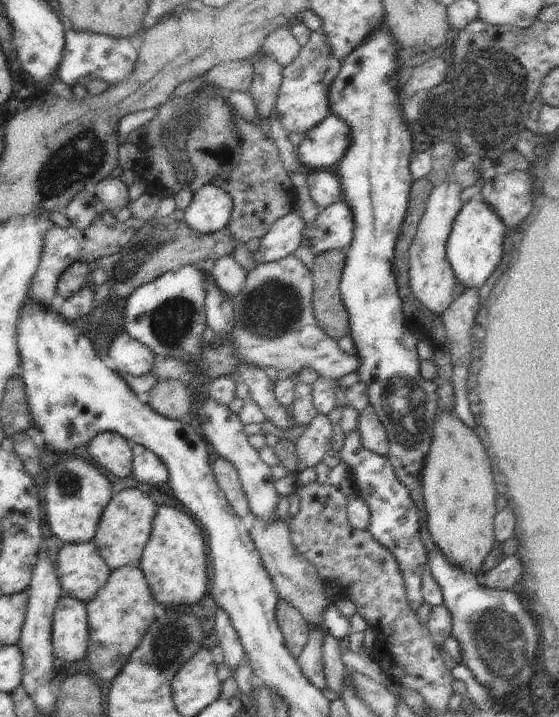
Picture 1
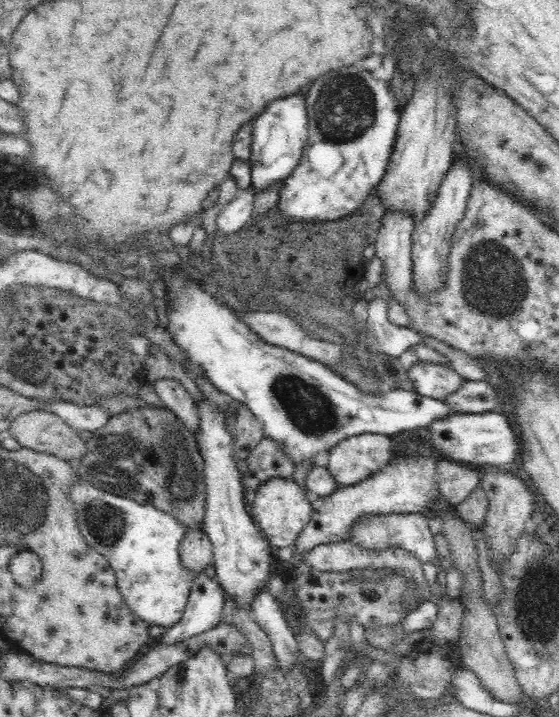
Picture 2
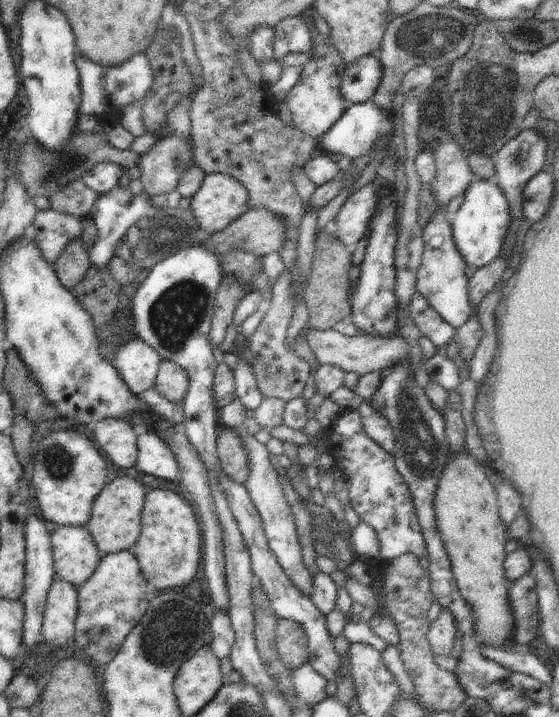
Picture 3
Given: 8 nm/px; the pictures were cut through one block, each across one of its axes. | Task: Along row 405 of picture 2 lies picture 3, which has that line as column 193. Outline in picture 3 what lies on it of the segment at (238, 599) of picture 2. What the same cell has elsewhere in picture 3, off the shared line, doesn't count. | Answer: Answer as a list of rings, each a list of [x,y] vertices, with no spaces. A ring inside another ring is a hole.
[[[209,174],[191,198],[190,211],[206,232],[222,232],[249,209],[248,200],[248,190],[236,178]]]

